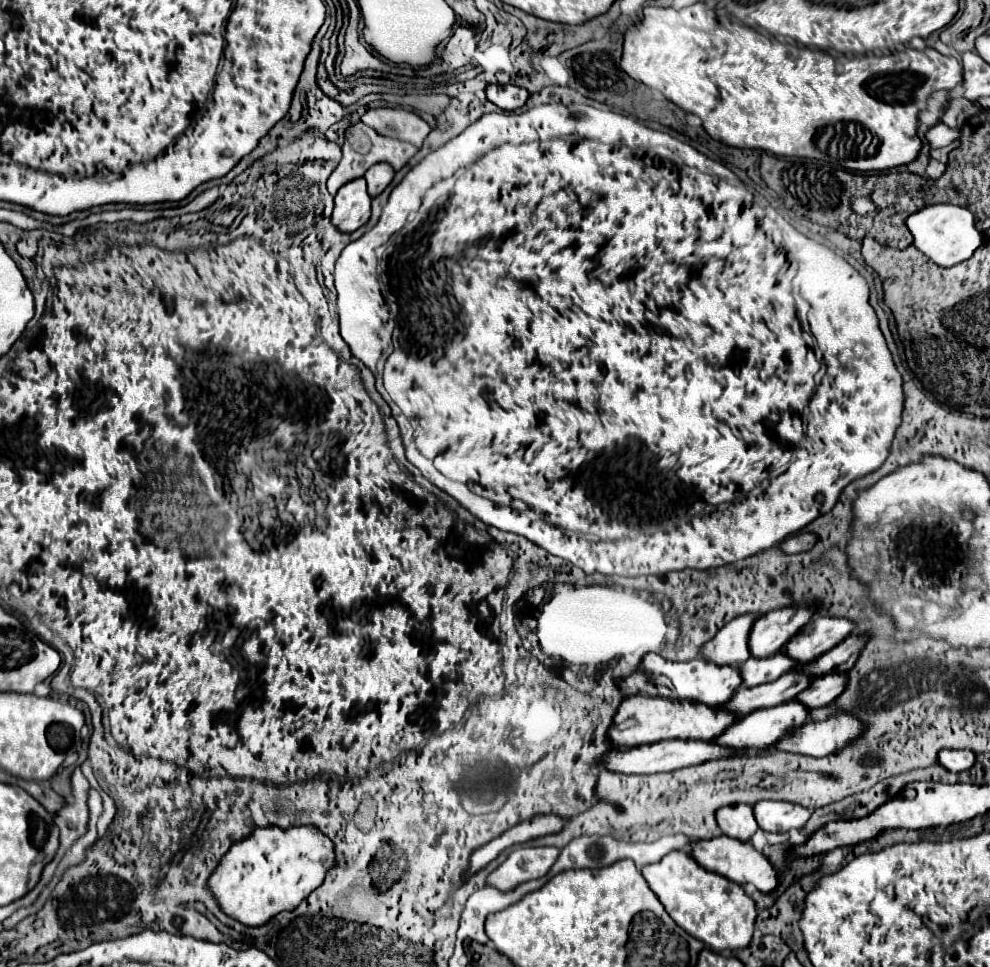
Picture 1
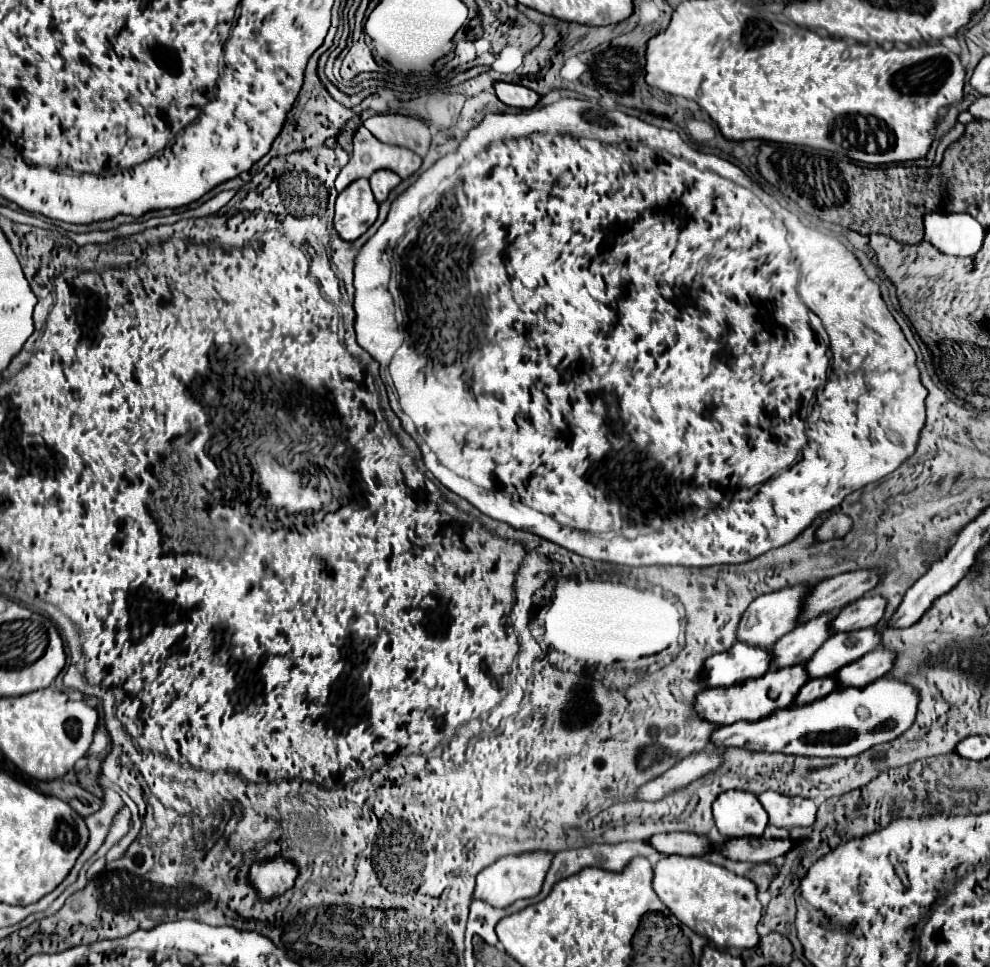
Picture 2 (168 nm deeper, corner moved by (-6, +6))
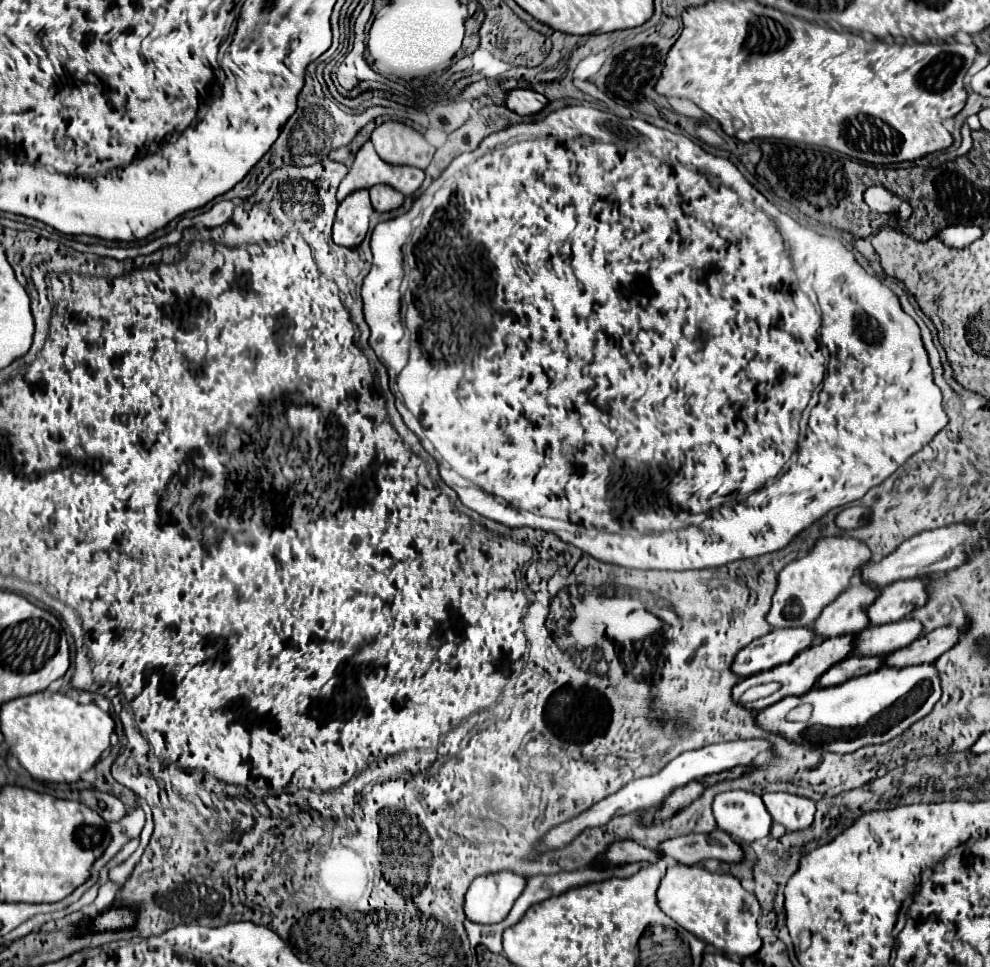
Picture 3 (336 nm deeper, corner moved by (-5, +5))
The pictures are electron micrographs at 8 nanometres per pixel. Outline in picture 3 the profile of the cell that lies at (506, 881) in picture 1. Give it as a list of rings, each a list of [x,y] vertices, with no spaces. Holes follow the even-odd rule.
[[[500,872],[476,878],[464,896],[464,914],[476,924],[504,920],[522,894],[526,880],[514,872]]]

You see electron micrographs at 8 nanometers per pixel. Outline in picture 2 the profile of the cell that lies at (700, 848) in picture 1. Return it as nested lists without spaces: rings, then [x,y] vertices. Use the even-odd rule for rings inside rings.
[[[661,833],[651,837],[649,843],[665,855],[685,855],[685,857],[709,855],[709,849],[705,849],[705,845],[709,845],[709,839],[695,837],[693,833]]]

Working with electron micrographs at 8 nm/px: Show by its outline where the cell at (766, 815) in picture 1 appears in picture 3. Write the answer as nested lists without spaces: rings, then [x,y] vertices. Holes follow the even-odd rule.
[[[770,792],[764,794],[762,800],[770,816],[790,832],[808,828],[814,820],[816,806],[808,798],[786,794],[786,792]]]

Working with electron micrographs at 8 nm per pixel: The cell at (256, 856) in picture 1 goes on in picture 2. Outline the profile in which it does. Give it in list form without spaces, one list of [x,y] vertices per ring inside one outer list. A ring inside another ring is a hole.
[[[271,857],[269,861],[255,861],[249,869],[249,883],[257,889],[257,897],[277,897],[295,885],[299,869],[285,857]]]

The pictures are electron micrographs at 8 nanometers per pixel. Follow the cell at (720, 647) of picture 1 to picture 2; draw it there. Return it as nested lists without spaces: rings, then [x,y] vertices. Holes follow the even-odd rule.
[[[795,585],[789,589],[781,589],[781,591],[773,591],[773,593],[757,597],[745,611],[745,617],[741,617],[741,625],[737,627],[737,641],[767,649],[779,637],[793,631],[793,627],[797,627],[797,615],[801,613],[801,601],[807,595],[807,591],[809,591],[809,585]]]

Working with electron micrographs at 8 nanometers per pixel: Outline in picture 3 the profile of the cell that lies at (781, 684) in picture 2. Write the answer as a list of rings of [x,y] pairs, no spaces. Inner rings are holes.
[[[844,634],[844,636],[820,640],[820,642],[816,642],[814,646],[806,648],[804,652],[800,652],[800,654],[798,654],[794,660],[790,660],[788,664],[780,664],[780,666],[776,666],[776,668],[772,668],[772,670],[766,670],[766,672],[760,672],[760,674],[754,674],[754,676],[744,678],[740,684],[736,684],[736,688],[734,688],[734,692],[732,692],[732,694],[734,694],[734,700],[738,700],[750,686],[756,686],[756,684],[762,684],[762,682],[780,682],[782,688],[780,688],[778,692],[770,694],[768,698],[756,700],[756,702],[754,702],[754,708],[756,708],[756,710],[762,710],[762,708],[766,708],[766,706],[770,706],[770,704],[776,704],[778,700],[782,700],[782,698],[786,698],[786,696],[800,696],[800,694],[804,694],[804,690],[810,690],[810,688],[816,684],[816,680],[818,680],[830,666],[834,666],[836,662],[842,662],[842,660],[854,650],[854,640],[856,640],[856,634]]]

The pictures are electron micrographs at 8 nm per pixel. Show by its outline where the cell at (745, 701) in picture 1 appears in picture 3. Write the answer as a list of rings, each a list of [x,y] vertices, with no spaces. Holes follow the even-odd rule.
[[[904,618],[900,622],[870,626],[856,634],[856,648],[852,654],[888,654],[906,648],[922,636],[922,622],[916,618]]]

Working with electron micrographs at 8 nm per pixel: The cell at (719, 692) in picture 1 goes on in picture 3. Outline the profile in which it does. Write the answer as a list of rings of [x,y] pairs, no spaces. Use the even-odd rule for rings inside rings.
[[[788,628],[788,630],[772,630],[770,634],[750,642],[742,648],[732,664],[732,670],[738,676],[752,676],[756,672],[770,670],[772,666],[790,662],[796,654],[812,646],[816,640],[816,632],[812,628]]]

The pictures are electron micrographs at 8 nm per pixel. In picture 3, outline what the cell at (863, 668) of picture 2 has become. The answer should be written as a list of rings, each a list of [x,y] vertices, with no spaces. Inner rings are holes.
[[[942,626],[936,628],[916,642],[912,642],[906,648],[900,648],[898,652],[892,652],[886,660],[884,666],[912,666],[912,664],[924,664],[924,662],[934,662],[940,654],[950,650],[950,646],[960,640],[962,630],[956,626]]]

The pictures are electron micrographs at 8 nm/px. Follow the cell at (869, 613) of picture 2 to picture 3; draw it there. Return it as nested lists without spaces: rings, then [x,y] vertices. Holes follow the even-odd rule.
[[[926,576],[888,584],[878,596],[878,600],[868,608],[870,624],[880,626],[888,622],[898,622],[906,618],[912,610],[922,608],[930,596],[928,586],[930,584]]]

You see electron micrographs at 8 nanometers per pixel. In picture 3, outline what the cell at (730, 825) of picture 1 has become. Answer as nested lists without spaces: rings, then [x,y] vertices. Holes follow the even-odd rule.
[[[744,790],[722,792],[714,798],[714,818],[734,840],[754,842],[770,834],[770,814],[760,796]]]

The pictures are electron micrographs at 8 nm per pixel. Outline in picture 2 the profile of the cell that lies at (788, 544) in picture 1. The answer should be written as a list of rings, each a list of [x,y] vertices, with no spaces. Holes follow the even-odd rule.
[[[833,513],[833,515],[829,515],[829,519],[825,519],[825,521],[823,521],[823,525],[817,529],[815,539],[825,541],[825,539],[843,537],[849,529],[851,529],[851,519],[849,519],[847,515]]]

